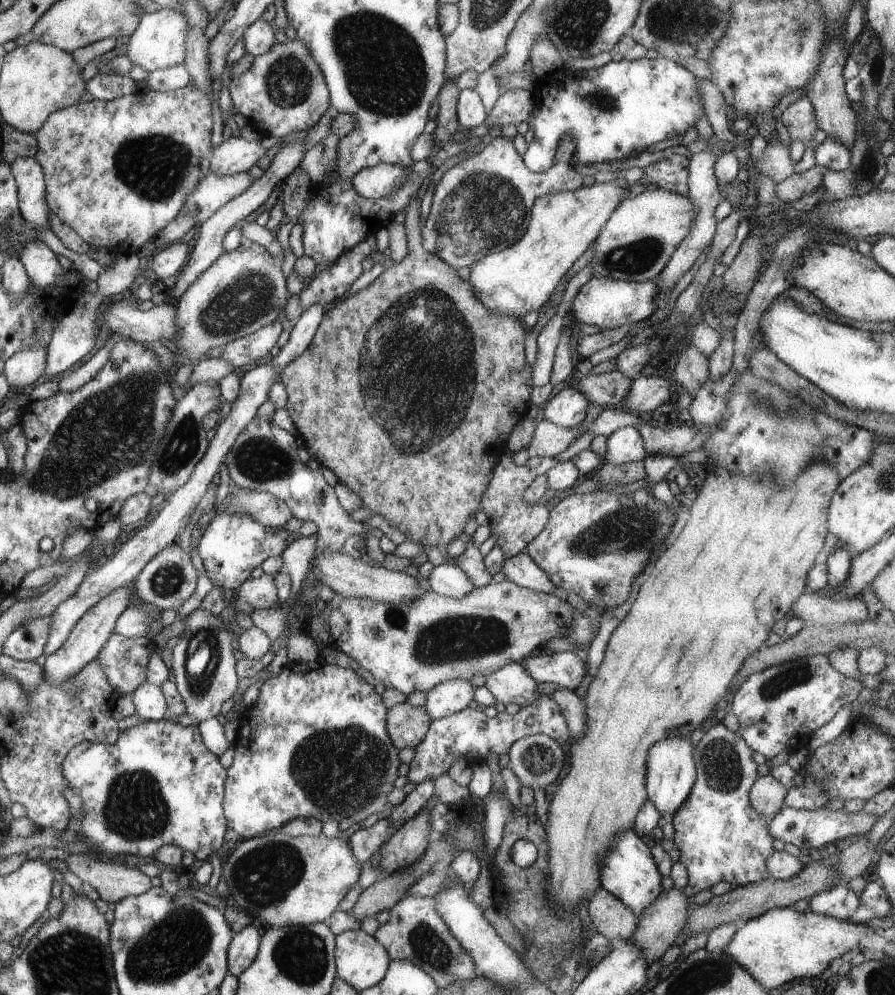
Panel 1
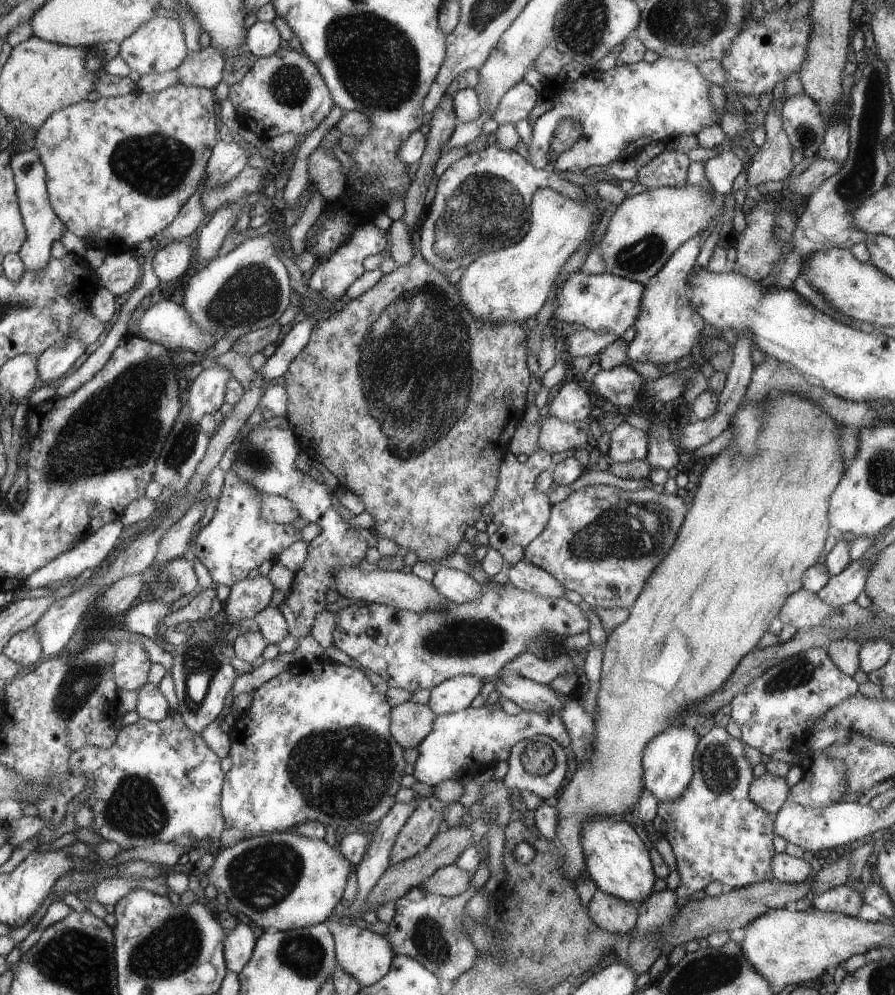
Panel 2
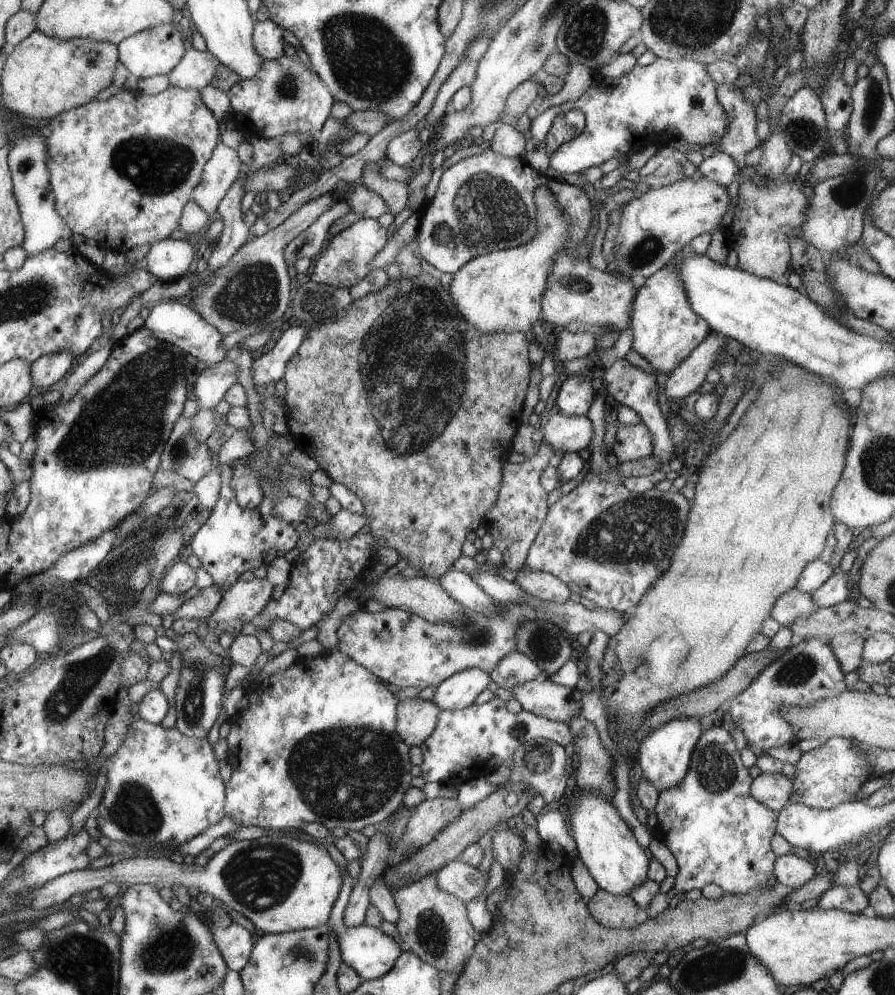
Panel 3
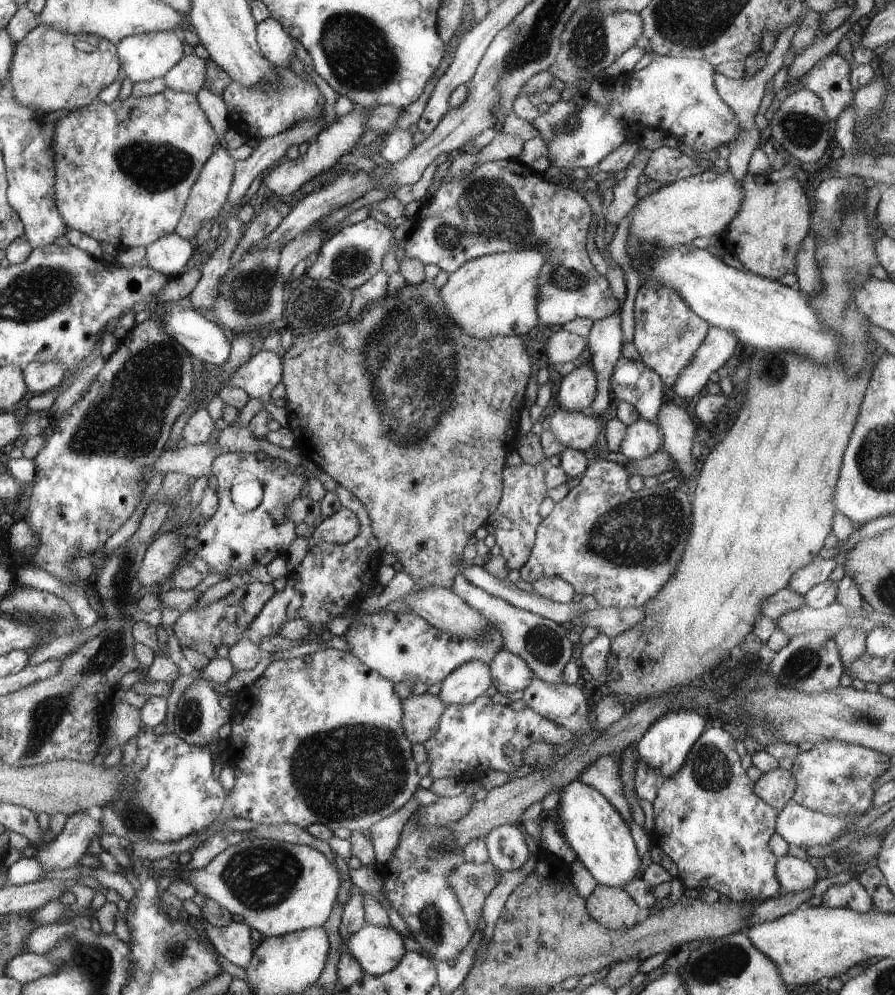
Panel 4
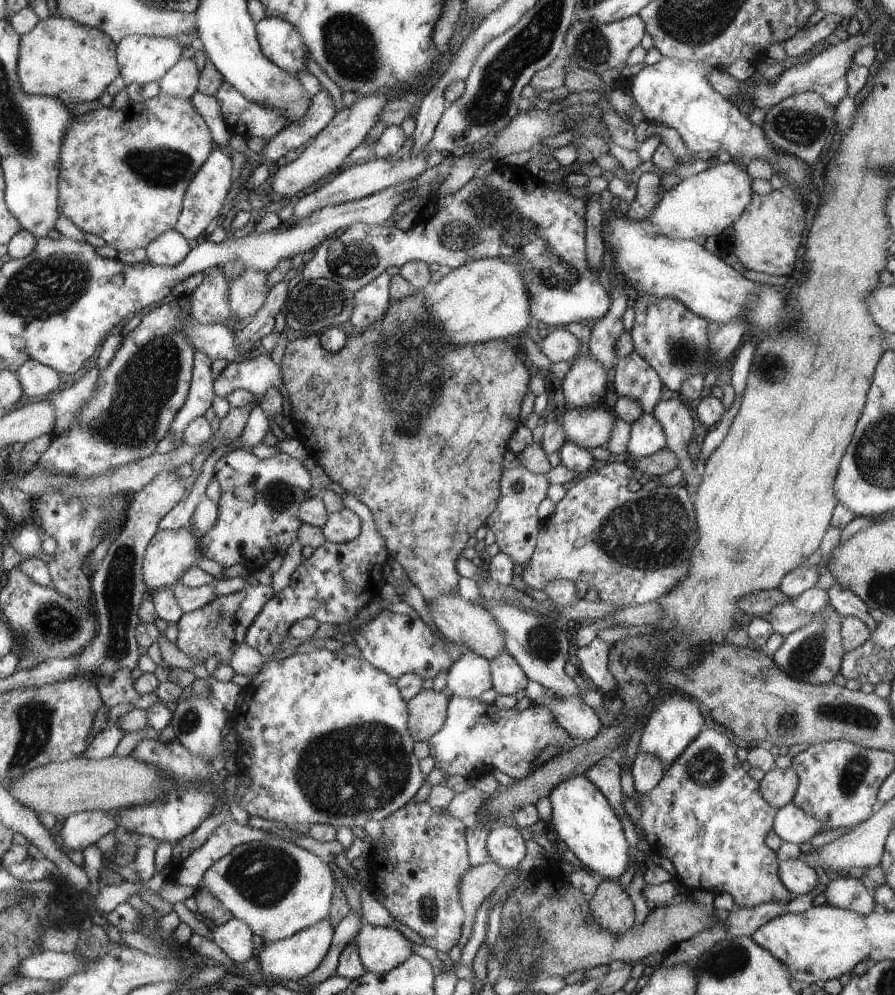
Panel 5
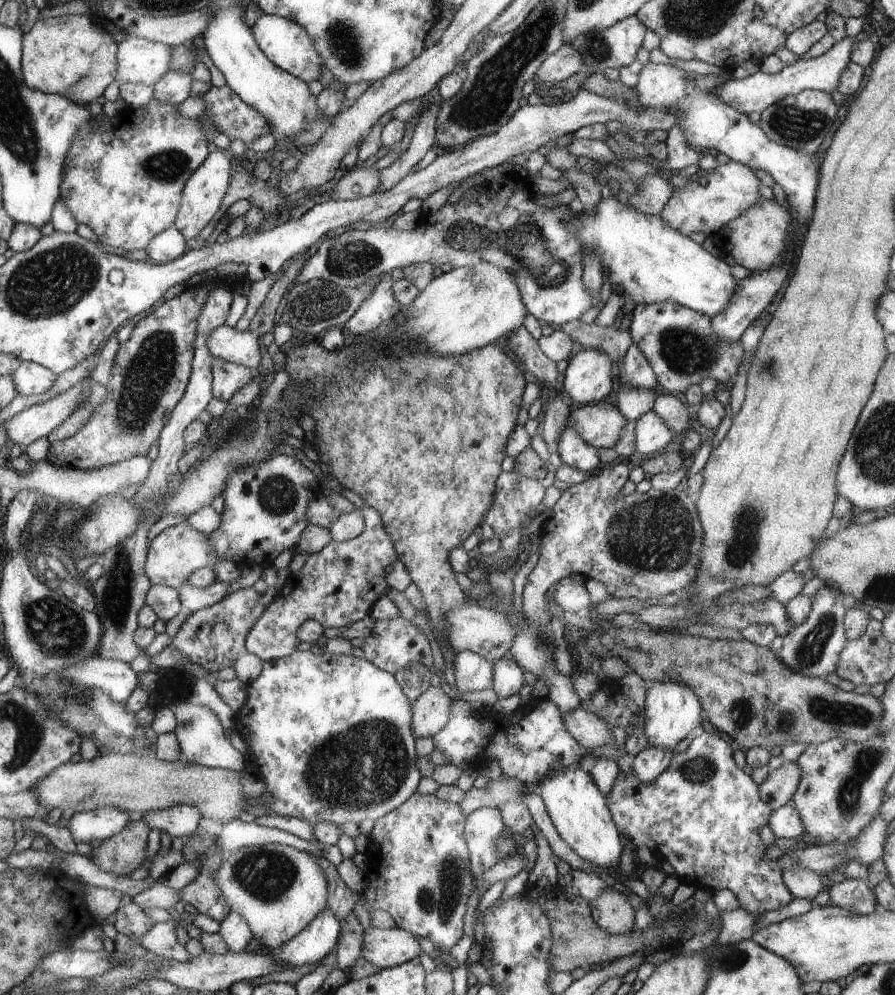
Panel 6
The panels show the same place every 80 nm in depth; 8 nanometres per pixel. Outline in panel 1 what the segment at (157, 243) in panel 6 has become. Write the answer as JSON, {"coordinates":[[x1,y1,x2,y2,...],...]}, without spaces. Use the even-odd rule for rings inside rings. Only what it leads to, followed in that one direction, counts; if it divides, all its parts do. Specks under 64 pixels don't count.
{"coordinates":[[187,240,169,244,151,258,153,275,156,279,178,276,185,264,189,262,190,248]]}

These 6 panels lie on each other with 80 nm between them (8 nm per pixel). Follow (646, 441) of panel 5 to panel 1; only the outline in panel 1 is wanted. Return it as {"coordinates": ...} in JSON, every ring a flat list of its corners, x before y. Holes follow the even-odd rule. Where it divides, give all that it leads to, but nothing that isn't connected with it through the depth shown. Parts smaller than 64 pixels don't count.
{"coordinates":[[634,426,617,429,607,440,607,451,603,455,606,463,621,465,627,462,644,460,647,450,642,435]]}

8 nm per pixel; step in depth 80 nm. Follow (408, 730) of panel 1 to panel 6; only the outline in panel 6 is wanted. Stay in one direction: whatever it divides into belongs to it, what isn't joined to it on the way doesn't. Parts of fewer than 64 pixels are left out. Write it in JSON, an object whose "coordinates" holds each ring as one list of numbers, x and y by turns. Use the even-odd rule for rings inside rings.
{"coordinates":[[430,687,413,702,414,732,433,737,449,722,452,699,441,687]]}

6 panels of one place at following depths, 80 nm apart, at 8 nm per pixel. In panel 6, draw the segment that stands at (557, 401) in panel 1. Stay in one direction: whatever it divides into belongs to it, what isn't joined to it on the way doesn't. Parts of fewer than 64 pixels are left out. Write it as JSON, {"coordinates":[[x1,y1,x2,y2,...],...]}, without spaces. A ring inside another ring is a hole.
{"coordinates":[[577,348,568,361,564,388,572,400,580,404,606,400,614,388,612,361,606,351]]}

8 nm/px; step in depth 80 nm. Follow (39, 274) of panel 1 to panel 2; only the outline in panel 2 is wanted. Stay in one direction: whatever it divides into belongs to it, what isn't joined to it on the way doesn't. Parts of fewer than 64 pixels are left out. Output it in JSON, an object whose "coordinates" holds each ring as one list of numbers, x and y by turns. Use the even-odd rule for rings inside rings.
{"coordinates":[[35,148,20,149,12,154,10,164,12,164,13,176,16,180,21,215,24,217,28,232,28,238,22,243,18,253,27,269,40,270,49,266,49,260,52,259,50,248,56,240,64,236,65,223,57,215,49,199,48,174,45,172,45,165,41,163,40,153]]}

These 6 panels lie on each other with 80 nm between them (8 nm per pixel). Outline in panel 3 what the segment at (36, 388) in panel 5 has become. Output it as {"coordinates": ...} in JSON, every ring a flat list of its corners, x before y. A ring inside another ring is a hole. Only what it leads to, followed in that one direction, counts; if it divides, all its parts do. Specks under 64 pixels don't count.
{"coordinates":[[69,352,51,353,44,355,31,364,33,385,36,388,44,388,45,391,52,389,52,385,58,380,63,380,72,368,72,359]]}

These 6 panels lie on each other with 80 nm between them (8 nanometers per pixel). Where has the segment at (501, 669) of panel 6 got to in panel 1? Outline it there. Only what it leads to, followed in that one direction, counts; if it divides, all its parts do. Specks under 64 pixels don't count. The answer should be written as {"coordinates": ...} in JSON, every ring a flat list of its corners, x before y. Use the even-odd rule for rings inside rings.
{"coordinates":[[574,651,533,653,521,660,520,664,538,684,552,682,571,691,578,688,587,674,586,666]]}

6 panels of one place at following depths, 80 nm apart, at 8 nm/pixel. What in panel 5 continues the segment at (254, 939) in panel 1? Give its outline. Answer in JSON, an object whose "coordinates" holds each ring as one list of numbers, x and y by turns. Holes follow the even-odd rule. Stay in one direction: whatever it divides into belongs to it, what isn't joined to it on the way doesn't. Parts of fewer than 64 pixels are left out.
{"coordinates":[[232,917,211,931,218,948,236,964,248,960,257,952,252,942,254,933,242,919]]}

